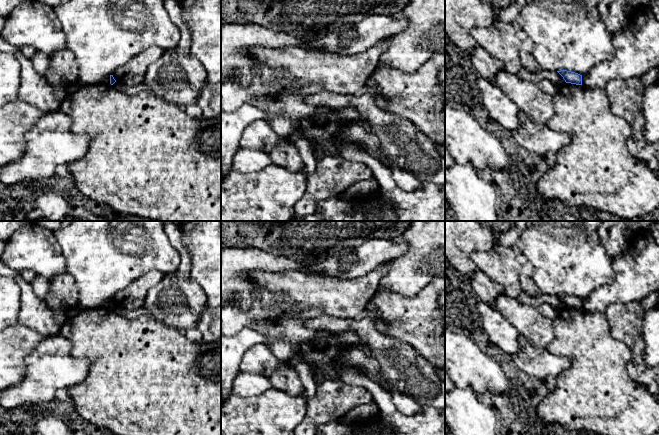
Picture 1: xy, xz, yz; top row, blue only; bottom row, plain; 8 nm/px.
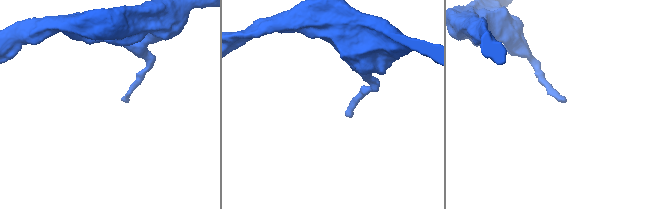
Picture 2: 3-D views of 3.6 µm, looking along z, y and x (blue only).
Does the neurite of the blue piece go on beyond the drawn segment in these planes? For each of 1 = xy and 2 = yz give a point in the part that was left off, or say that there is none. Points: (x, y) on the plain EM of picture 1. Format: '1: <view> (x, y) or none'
1: none
2: none

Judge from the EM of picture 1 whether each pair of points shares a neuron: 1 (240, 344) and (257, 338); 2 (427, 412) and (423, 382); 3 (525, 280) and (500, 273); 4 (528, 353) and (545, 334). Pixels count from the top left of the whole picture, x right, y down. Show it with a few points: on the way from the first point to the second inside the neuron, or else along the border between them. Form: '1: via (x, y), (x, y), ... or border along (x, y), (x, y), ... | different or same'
1: via (244, 340), (246, 338), (253, 338) | same
2: border along (423, 405), (429, 405), (434, 408) | different
3: border along (520, 265), (519, 285), (522, 290) | different
4: border along (519, 334), (531, 344), (545, 348) | different

